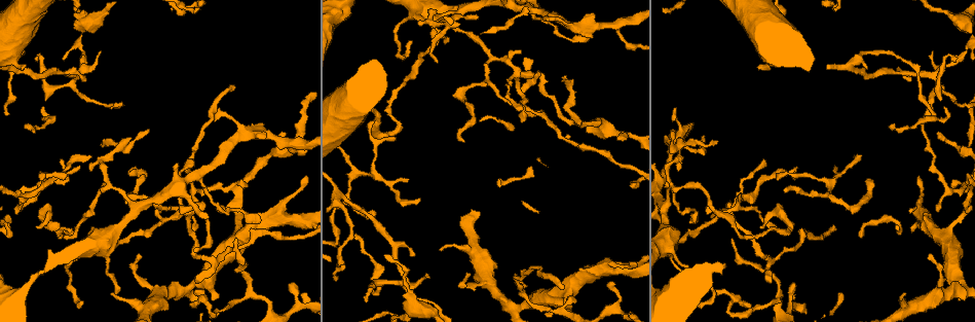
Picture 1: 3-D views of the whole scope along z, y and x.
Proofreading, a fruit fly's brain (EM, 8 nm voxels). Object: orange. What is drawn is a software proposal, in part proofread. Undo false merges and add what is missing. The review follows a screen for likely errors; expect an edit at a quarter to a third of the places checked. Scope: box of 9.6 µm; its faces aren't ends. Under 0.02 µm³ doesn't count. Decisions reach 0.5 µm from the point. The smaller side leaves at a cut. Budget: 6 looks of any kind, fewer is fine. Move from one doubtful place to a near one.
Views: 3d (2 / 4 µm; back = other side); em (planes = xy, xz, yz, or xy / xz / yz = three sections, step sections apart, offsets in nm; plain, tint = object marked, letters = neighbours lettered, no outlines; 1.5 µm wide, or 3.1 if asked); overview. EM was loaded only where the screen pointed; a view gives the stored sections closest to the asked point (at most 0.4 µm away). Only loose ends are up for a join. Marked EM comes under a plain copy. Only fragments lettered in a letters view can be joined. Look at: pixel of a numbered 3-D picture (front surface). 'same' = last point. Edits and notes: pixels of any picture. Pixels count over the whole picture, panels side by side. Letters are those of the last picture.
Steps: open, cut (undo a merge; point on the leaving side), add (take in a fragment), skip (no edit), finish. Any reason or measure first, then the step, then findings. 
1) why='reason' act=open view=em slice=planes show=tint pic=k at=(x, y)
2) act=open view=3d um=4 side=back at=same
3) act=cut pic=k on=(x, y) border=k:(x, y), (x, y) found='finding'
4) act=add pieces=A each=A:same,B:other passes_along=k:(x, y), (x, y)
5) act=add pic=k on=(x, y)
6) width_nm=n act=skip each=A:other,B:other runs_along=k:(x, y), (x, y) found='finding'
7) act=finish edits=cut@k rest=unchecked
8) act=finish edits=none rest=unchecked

why='an open end' act=open view=3d um=4 pic=1 at=(373, 212)

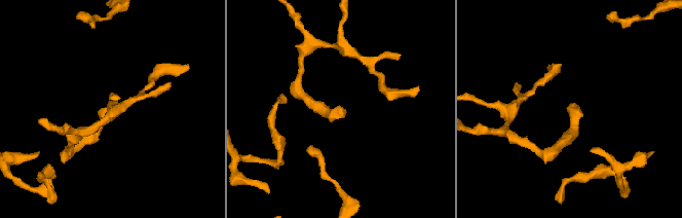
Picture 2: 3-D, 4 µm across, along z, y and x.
act=open view=em slice=planes show=letters pic=2 at=(339, 107)

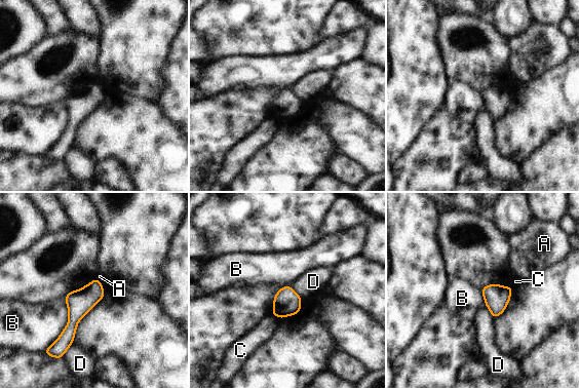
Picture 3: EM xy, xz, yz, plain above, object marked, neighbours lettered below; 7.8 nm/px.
width_nm=190 act=skip each=A:other,B:other,C:other,D:other runs_along=3:(97, 281), (61, 342) found='no lettered fragment goes on from it'

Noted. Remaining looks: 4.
why='abrupt turn' act=open view=em slice=planes show=letters pic=1 at=(712, 219)

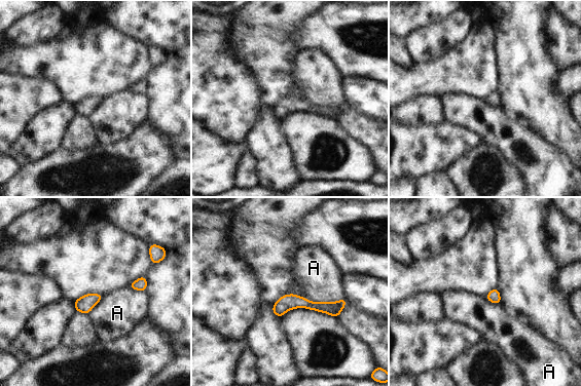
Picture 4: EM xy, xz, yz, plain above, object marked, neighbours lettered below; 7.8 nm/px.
act=skip each=A:other border=4:(343, 297), (336, 301), (305, 298) found='all the same neuron'

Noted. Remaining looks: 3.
why='three-way junction' act=open view=em slice=planes show=tint pic=1 at=(440, 16)

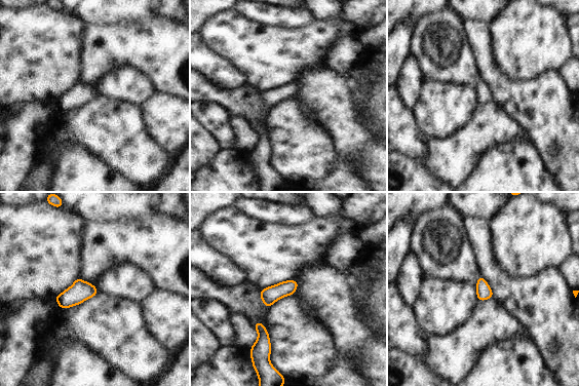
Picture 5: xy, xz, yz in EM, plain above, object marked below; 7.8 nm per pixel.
act=open view=em slice=planes show=letters at=same

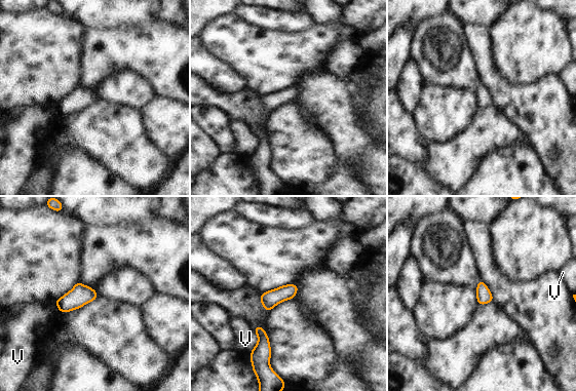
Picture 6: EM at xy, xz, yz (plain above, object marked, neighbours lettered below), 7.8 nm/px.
longest_contact=V:190nm act=skip each=V:other border=6:(253, 328), (258, 342), (250, 351) found='continuous, no second neuron'

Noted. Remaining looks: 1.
act=finish edits=none rest=unchecked

